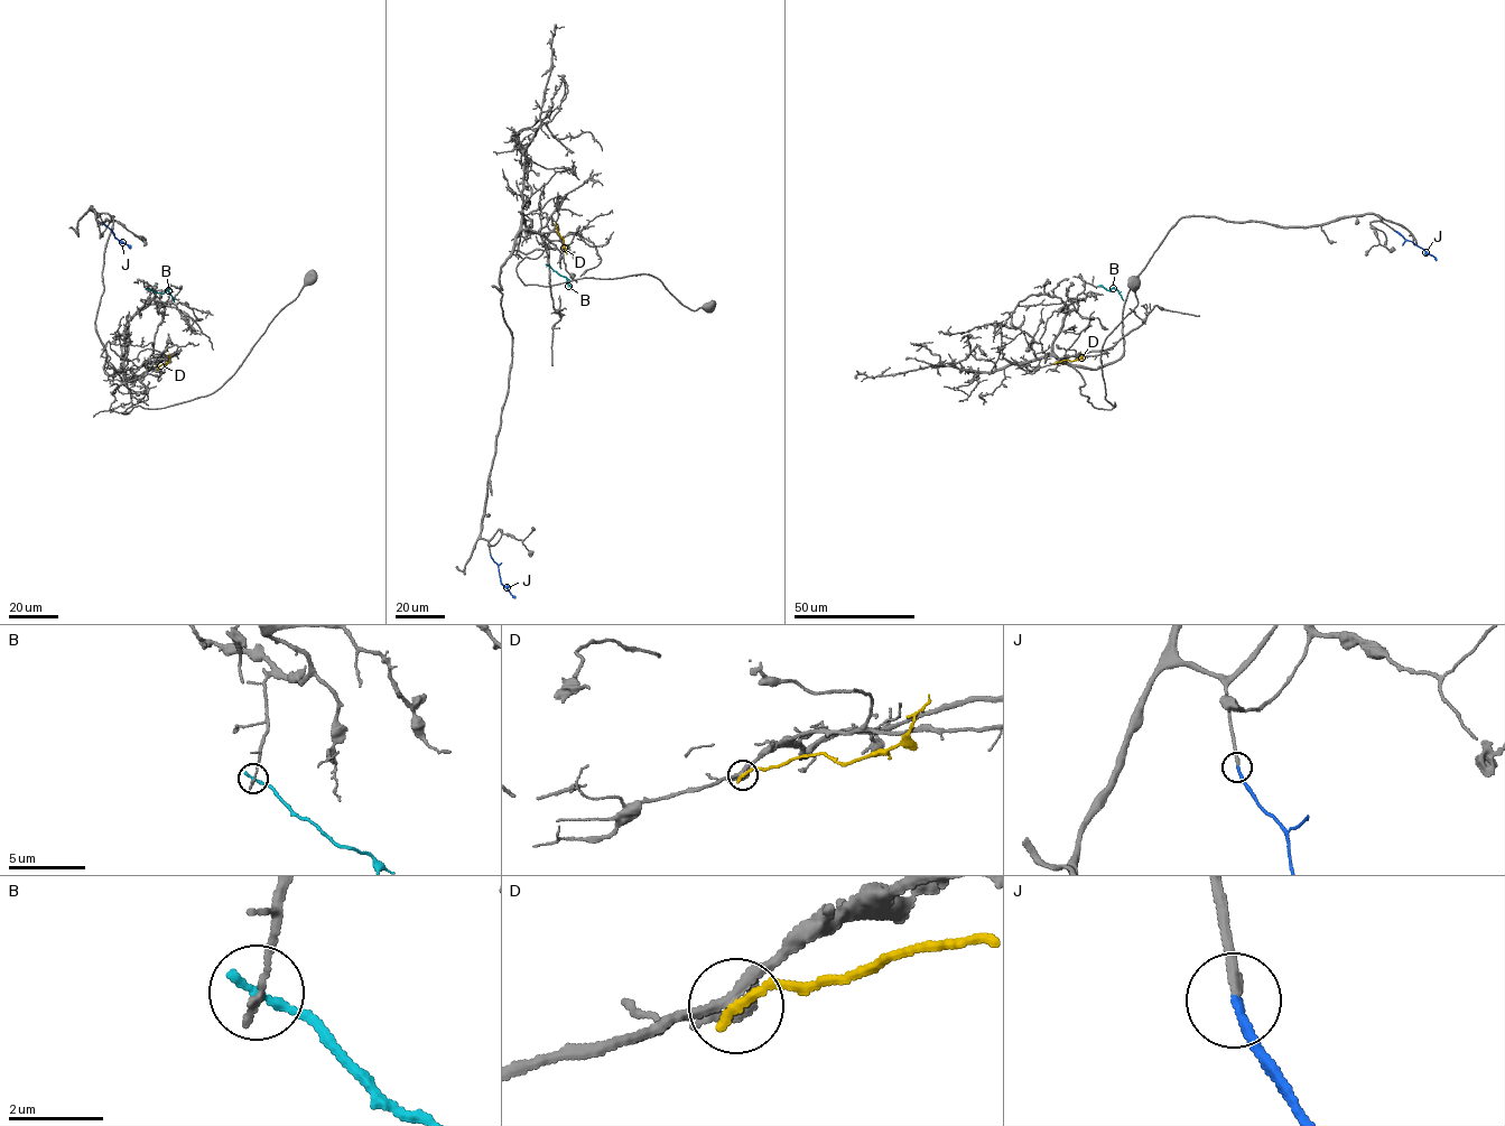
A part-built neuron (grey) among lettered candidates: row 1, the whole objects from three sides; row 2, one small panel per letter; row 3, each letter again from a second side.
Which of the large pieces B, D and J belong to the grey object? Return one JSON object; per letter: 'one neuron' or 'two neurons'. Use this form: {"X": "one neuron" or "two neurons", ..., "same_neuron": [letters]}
{"B": "two neurons", "D": "two neurons", "J": "one neuron", "same_neuron": ["J"]}

